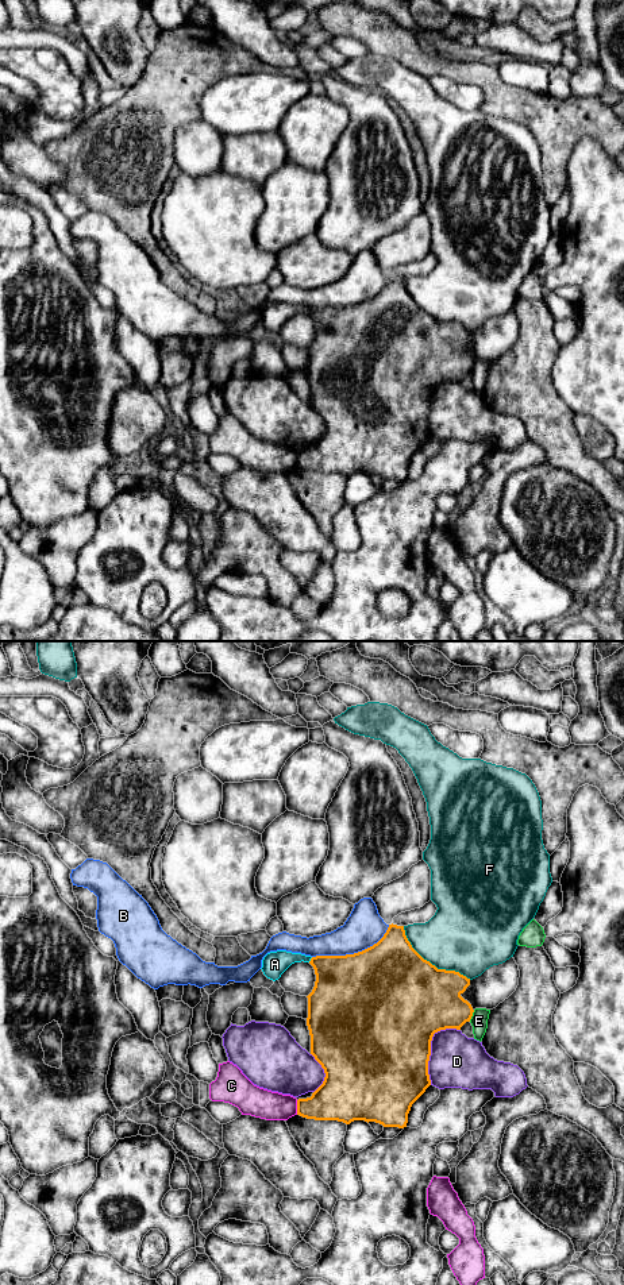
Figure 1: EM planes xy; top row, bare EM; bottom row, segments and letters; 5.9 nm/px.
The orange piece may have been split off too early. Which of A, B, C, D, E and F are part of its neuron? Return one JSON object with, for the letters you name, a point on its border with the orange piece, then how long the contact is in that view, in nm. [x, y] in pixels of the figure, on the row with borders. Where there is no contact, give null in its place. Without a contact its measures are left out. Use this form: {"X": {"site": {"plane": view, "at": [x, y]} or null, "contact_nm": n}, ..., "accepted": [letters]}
{"accepted": []}

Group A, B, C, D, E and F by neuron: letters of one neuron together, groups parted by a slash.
A F / B / C / D / E

